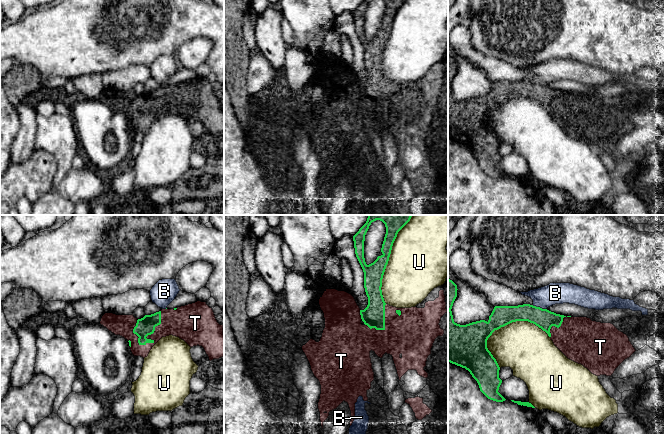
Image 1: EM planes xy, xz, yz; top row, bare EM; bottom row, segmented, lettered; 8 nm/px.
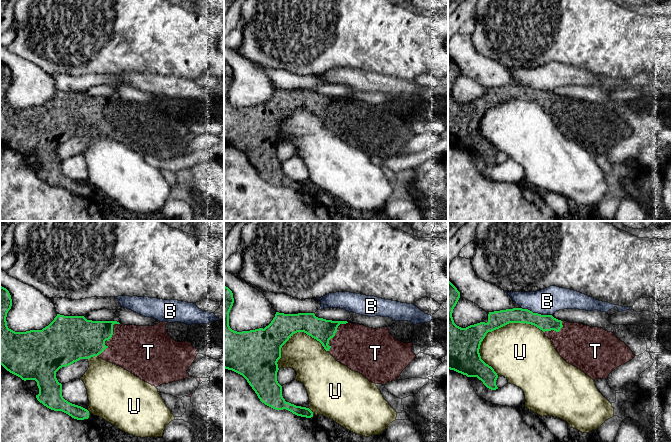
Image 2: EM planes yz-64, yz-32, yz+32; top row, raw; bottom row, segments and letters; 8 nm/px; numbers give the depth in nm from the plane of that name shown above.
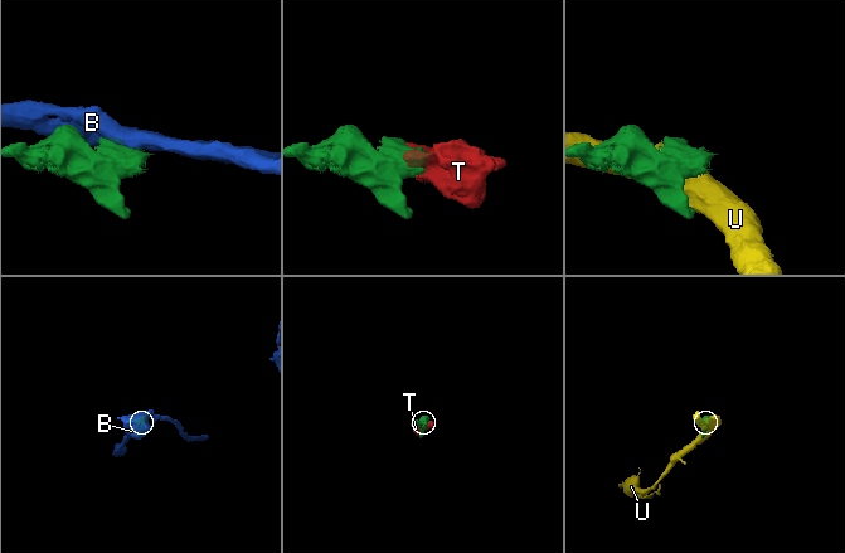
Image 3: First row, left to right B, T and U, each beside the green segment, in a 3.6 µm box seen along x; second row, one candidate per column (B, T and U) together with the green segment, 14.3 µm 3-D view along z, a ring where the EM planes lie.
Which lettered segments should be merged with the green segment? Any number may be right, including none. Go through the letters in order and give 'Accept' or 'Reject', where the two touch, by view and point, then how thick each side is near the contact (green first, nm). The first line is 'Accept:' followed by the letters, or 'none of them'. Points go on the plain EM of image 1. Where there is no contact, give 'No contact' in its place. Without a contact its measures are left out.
Accept: T
B: Reject. Touches green at yz (539, 83). Thickness 160 nm (green) against 180 nm
T: Accept. Touches green at xy (150, 110). Thickness 150 nm (green) against 220 nm
U: Reject. Touches green at yz (514, 97). Thickness 160 nm (green) against 400 nm

